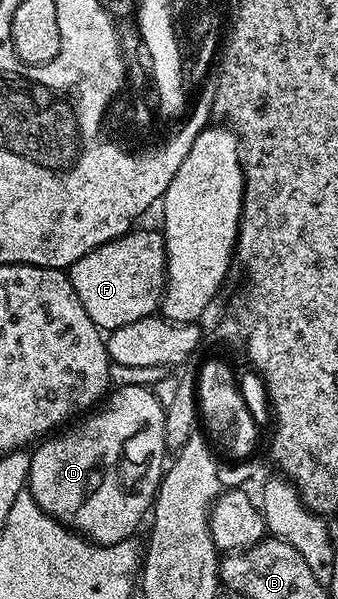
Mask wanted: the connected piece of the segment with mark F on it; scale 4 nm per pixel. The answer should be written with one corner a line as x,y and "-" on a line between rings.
133,230
78,258
67,273
74,286
74,294
78,294
78,302
86,306
86,314
90,314
97,328
111,330
138,322
138,318
151,316
159,309
167,266
163,235
159,231

